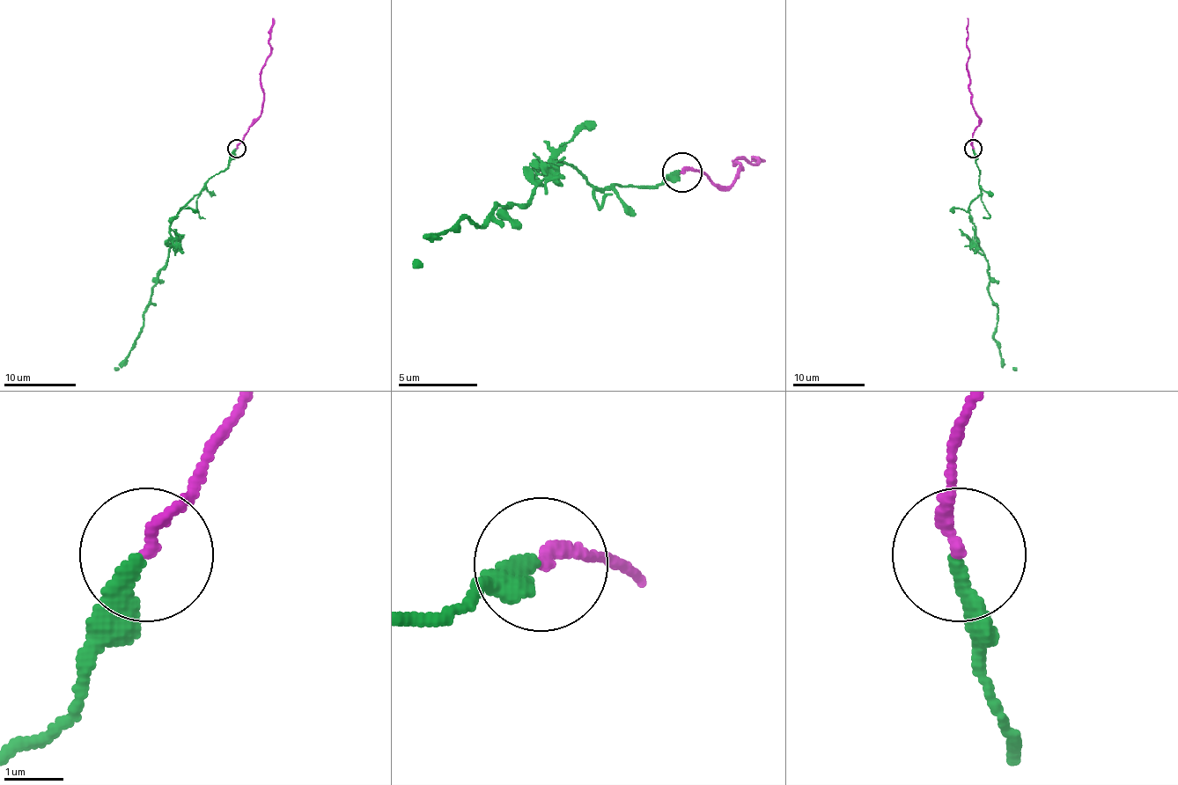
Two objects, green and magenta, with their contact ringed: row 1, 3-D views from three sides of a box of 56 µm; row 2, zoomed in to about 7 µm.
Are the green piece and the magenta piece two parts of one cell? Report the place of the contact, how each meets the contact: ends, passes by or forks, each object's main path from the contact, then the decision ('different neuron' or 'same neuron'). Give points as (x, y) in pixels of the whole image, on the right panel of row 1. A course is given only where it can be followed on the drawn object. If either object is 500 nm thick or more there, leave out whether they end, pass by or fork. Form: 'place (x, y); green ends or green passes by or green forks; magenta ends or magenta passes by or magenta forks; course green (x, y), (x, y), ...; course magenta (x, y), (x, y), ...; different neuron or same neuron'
place (973, 148); green ends; magenta ends; course green (974, 150), (981, 193), (968, 207), (970, 220), (988, 263), (1000, 362), (1017, 370); course magenta (974, 148), (972, 134), (979, 124), (972, 105), (967, 18); different neuron

